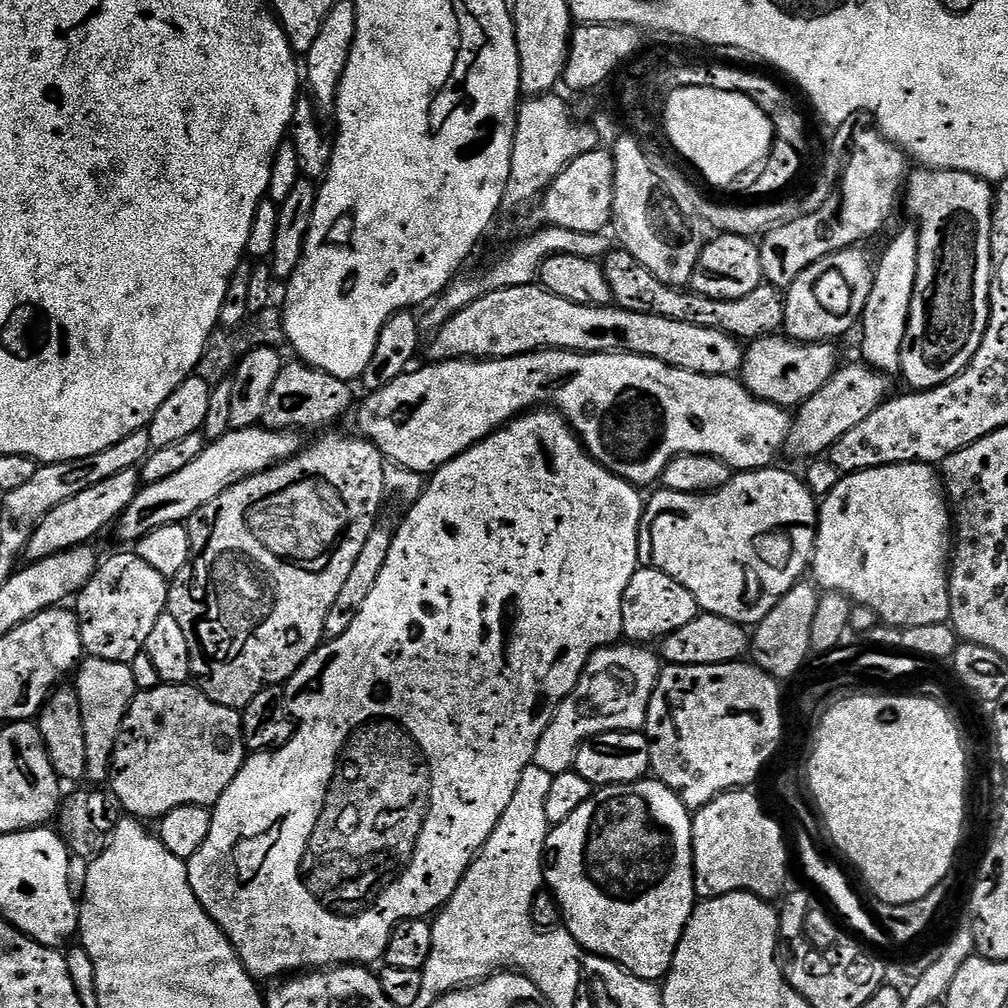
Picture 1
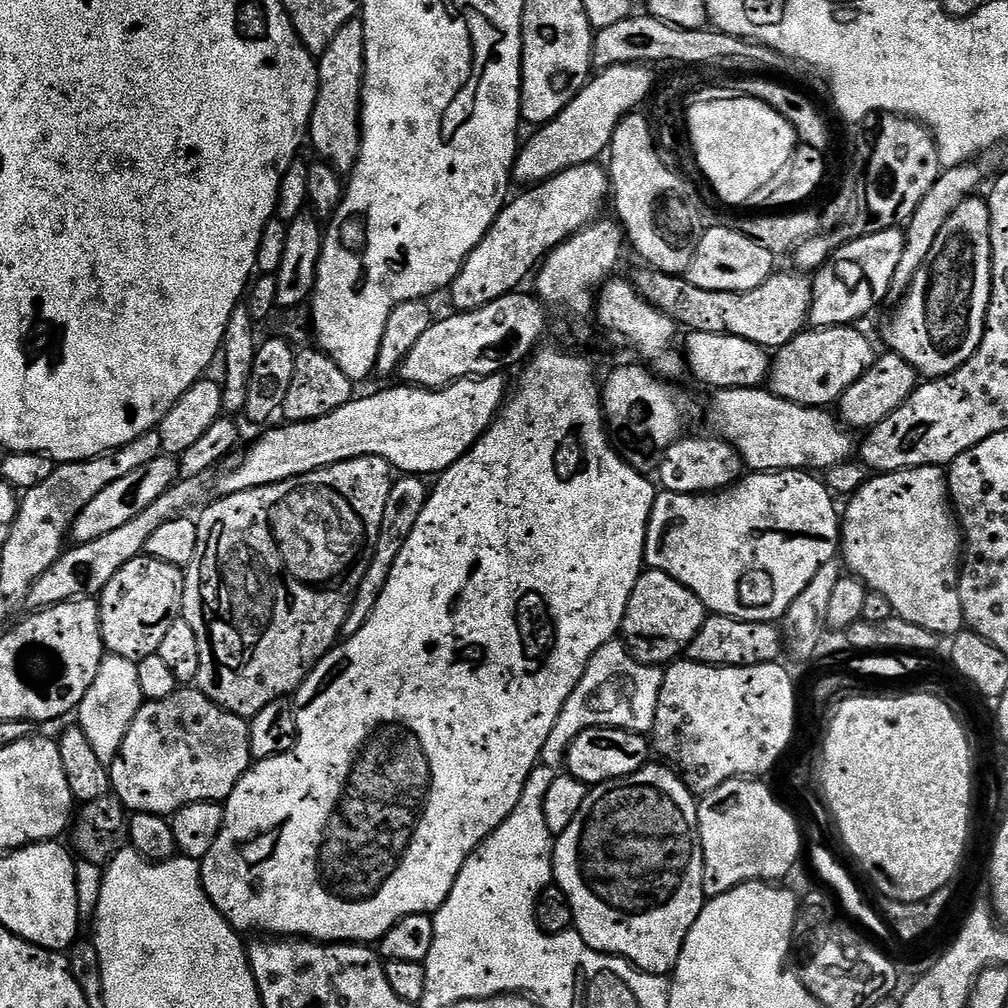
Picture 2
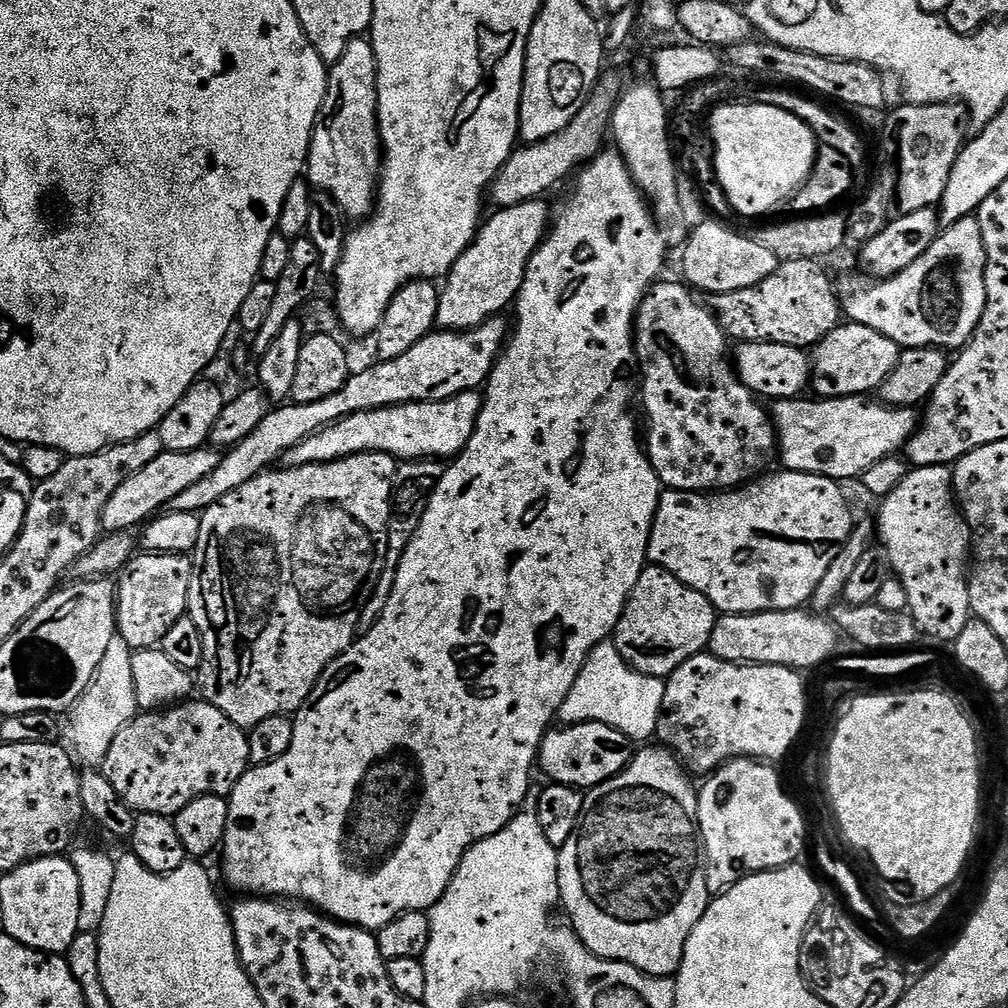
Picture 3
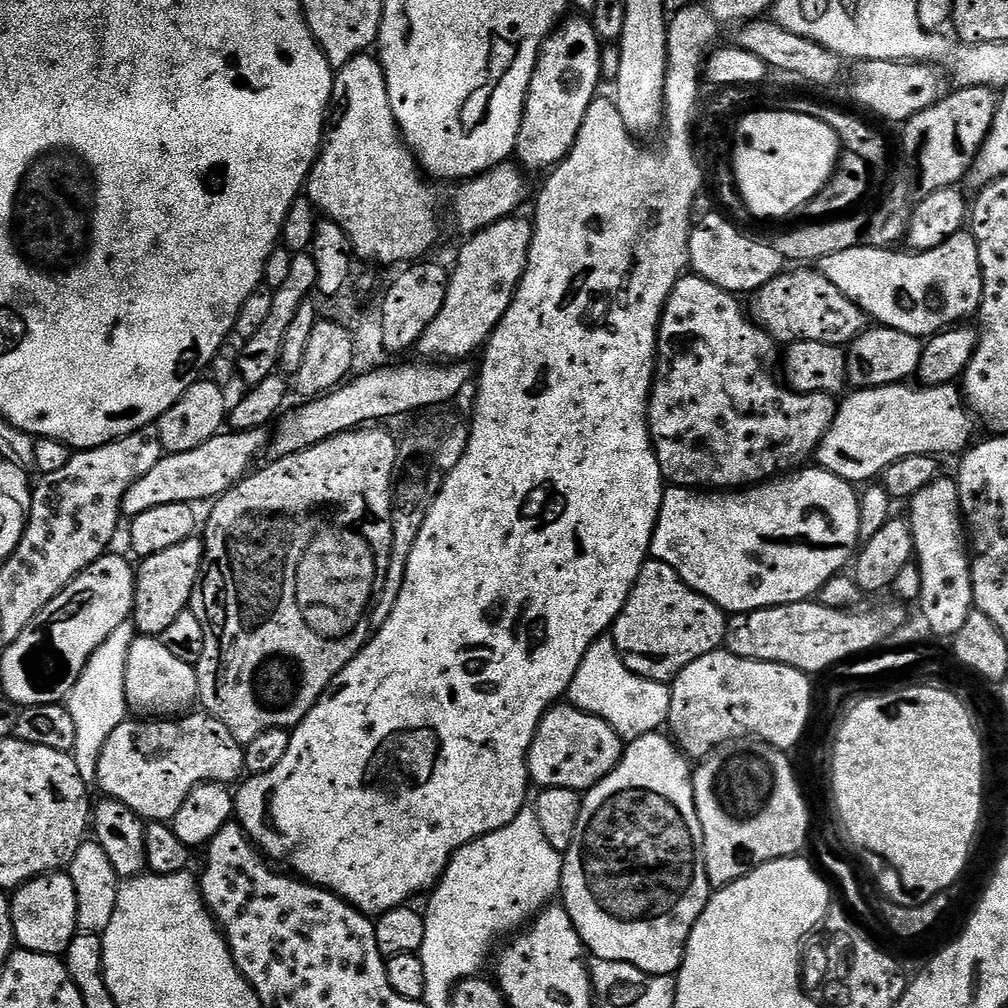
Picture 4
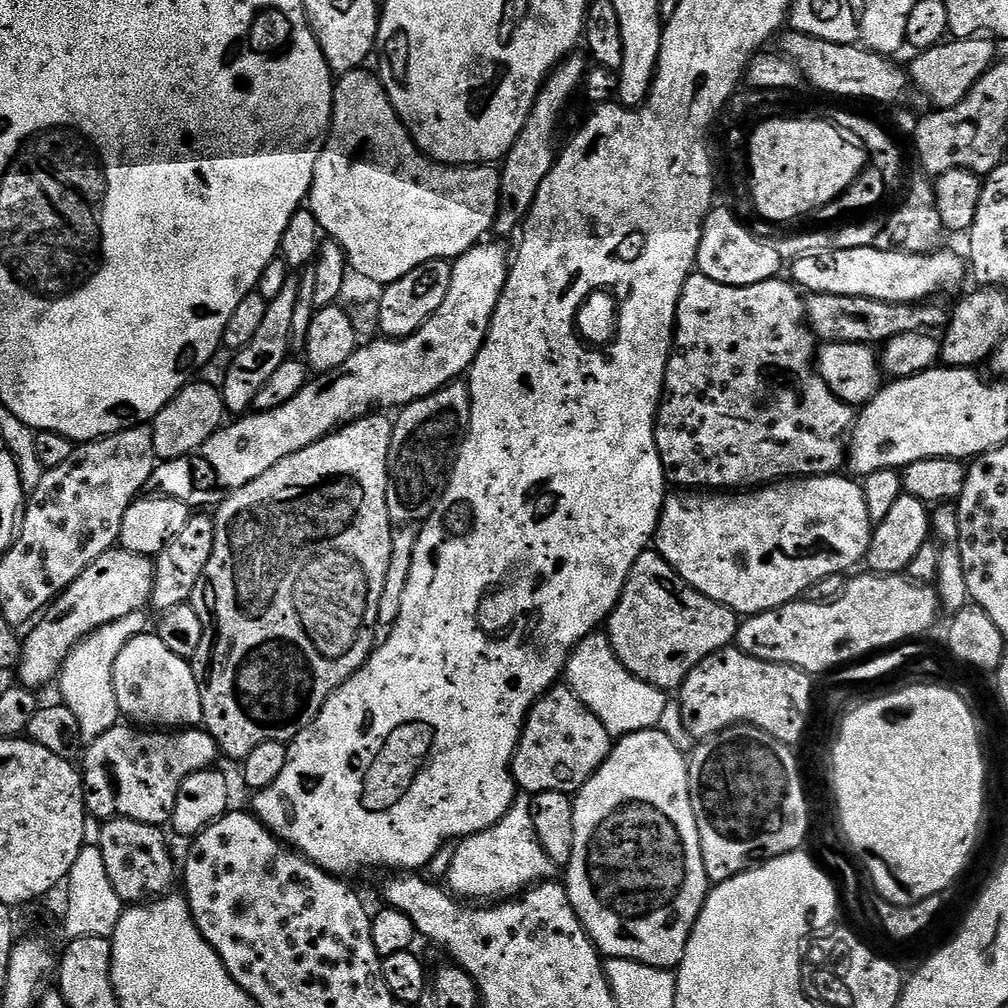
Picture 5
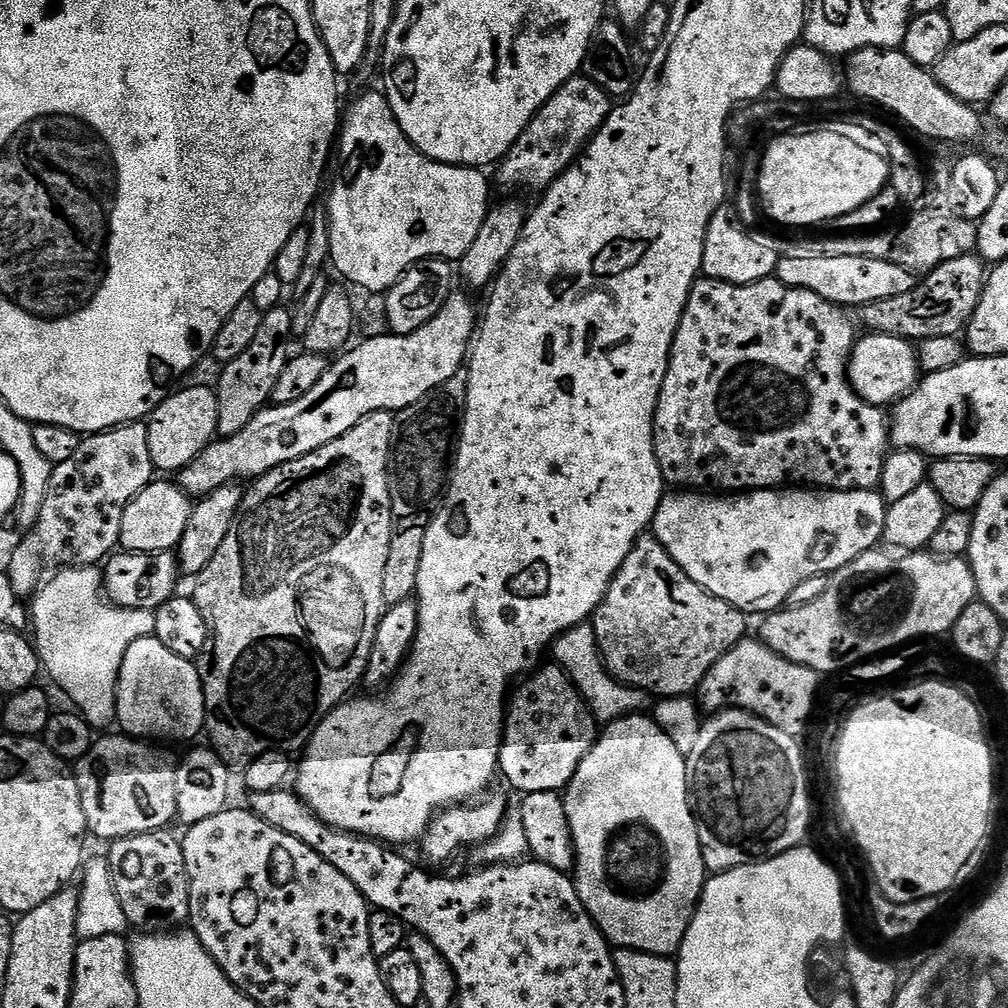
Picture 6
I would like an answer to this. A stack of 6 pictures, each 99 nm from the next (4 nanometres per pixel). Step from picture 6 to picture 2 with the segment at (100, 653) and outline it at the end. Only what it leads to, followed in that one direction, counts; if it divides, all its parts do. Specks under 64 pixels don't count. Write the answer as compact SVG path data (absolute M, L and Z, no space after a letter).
M105 655L88 687L84 689L78 705L78 727L84 732L94 754L98 754L100 760L111 761L141 703L136 664L127 656Z

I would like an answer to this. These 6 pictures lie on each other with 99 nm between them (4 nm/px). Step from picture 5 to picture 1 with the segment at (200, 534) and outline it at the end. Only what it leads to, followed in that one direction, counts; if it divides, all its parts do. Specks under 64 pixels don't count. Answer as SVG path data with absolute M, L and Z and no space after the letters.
M135 551L120 552L105 564L103 561L74 600L85 653L98 660L131 665L132 659L144 652L154 622L165 615L169 587L169 581L154 566L142 562Z

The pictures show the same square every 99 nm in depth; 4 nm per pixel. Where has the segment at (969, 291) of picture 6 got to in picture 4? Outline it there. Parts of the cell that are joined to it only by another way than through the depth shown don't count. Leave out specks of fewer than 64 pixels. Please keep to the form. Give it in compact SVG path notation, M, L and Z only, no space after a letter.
M800 266L797 272L785 270L770 282L751 293L750 315L773 341L821 340L837 346L851 345L852 341L869 327L870 318L830 282L819 270Z

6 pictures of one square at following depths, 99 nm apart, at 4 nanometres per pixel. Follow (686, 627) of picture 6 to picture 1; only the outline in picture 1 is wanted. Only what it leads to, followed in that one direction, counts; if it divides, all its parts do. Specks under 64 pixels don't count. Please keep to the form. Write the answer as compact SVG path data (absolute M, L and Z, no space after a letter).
M651 566L637 567L626 586L626 594L622 594L624 636L640 646L651 645L651 640L663 641L670 634L674 634L674 630L682 630L682 626L686 626L686 622L694 622L694 618L701 615L701 612L701 606L694 598L694 594L690 594L690 590L686 590L686 586L682 586L682 582L670 578L670 574Z

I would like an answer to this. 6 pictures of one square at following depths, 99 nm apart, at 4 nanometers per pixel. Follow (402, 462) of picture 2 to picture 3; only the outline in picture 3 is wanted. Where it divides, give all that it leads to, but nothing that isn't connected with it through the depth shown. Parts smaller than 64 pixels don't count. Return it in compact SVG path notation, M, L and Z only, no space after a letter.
M479 391L463 392L454 400L427 400L417 404L395 404L389 408L375 408L358 414L350 414L321 432L315 432L310 438L298 442L289 452L285 452L282 460L285 465L301 468L307 464L330 464L343 462L347 456L357 456L363 452L384 452L388 456L396 457L397 461L424 460L427 456L448 456L455 458L460 455L476 429L482 396Z

